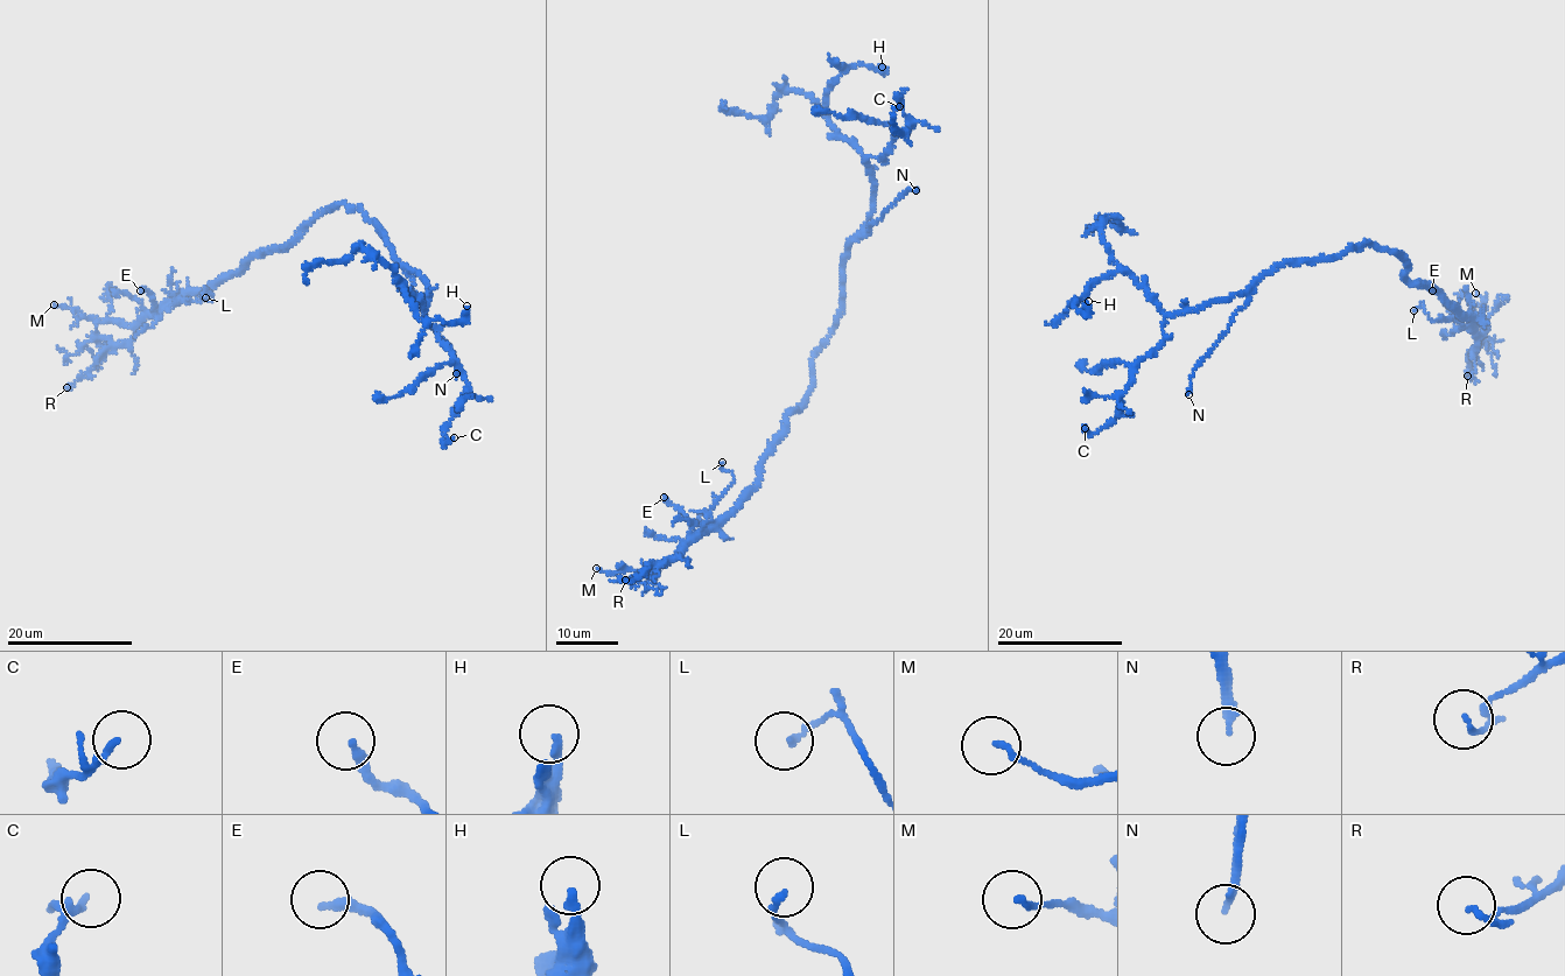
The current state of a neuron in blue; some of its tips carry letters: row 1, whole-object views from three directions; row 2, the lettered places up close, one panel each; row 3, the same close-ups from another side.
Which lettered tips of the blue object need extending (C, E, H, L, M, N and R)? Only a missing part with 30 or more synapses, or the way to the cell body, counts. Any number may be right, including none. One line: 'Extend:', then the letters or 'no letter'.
Extend: N

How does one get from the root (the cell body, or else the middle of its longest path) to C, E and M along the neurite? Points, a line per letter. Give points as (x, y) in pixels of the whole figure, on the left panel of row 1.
C: (359, 211), (377, 226), (393, 254), (428, 285), (425, 318), (448, 348), (465, 384), (443, 442), (454, 437)
E: (359, 211), (330, 206), (293, 241), (166, 301), (155, 317), (153, 296), (140, 290)
M: (359, 211), (330, 206), (285, 246), (166, 301), (132, 325), (91, 321), (54, 304)

